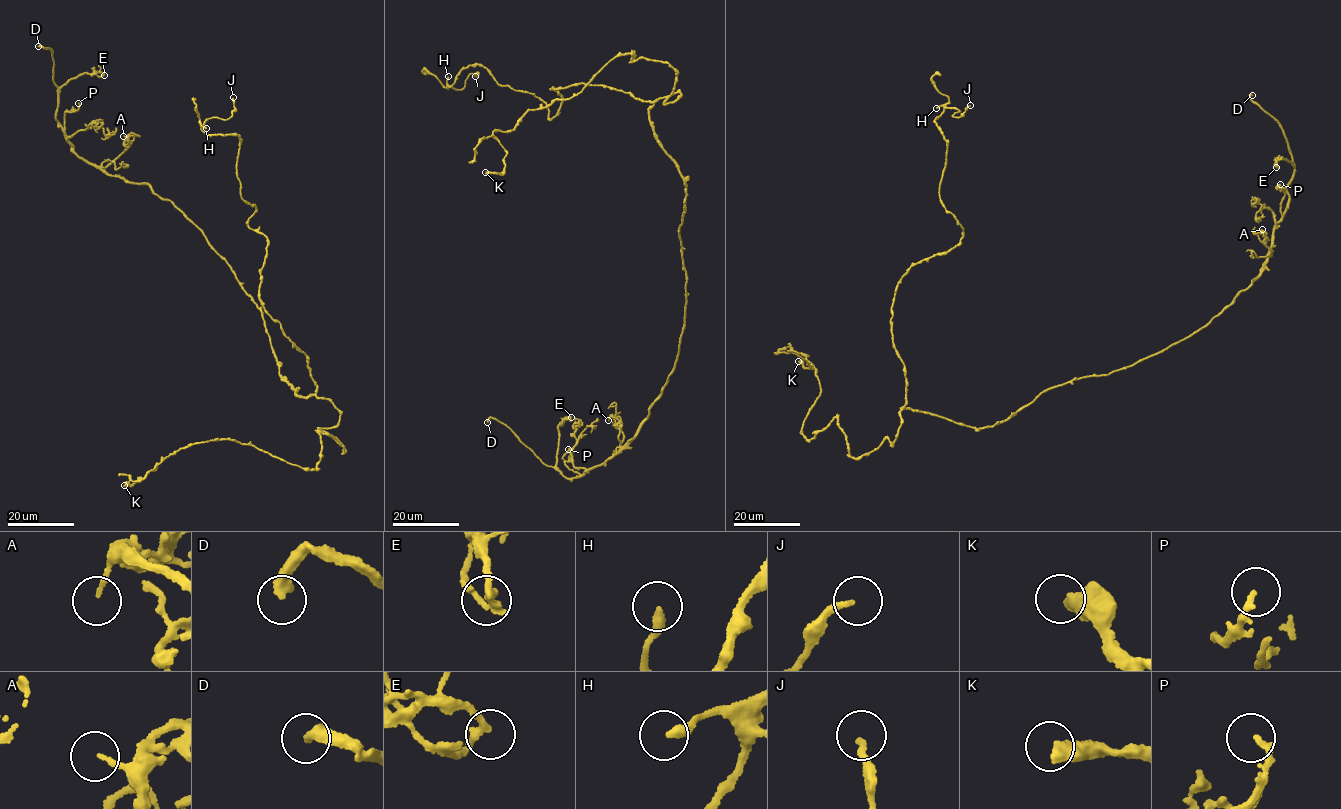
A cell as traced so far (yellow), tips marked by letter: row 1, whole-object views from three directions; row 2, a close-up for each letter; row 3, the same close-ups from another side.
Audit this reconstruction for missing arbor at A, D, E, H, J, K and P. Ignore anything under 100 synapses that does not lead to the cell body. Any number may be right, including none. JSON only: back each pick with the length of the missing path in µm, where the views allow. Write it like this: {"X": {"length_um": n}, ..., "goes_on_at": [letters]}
{"D": {"length_um": 3}, "goes_on_at": ["D"]}

